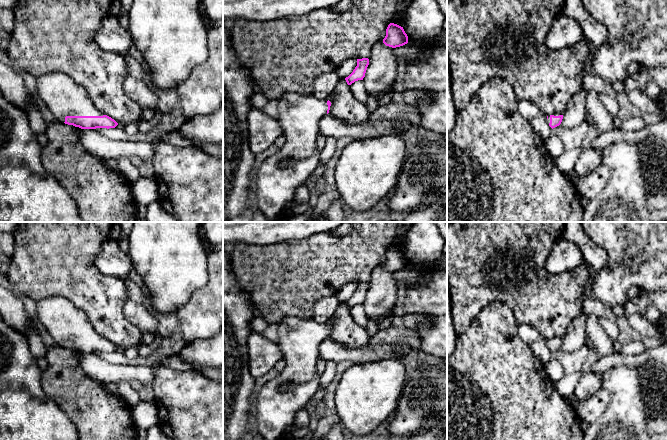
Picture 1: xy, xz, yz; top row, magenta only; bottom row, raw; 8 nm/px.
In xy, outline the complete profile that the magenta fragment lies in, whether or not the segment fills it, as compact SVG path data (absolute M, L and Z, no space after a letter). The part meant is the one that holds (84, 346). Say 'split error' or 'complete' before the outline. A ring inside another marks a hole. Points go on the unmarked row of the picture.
split error; M63 297L37 301L37 320L59 346L81 353L109 353L118 349L95 331L82 310Z

